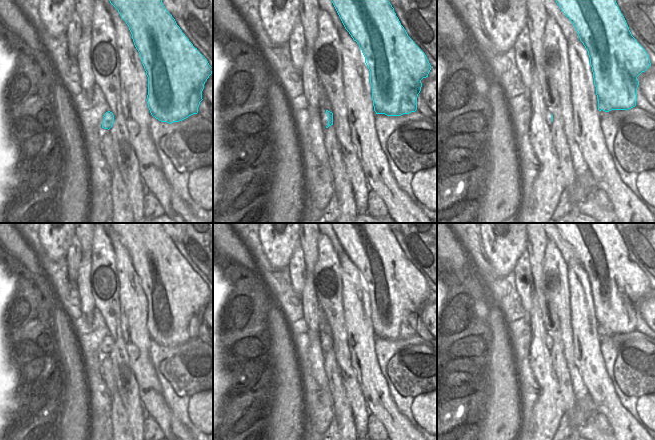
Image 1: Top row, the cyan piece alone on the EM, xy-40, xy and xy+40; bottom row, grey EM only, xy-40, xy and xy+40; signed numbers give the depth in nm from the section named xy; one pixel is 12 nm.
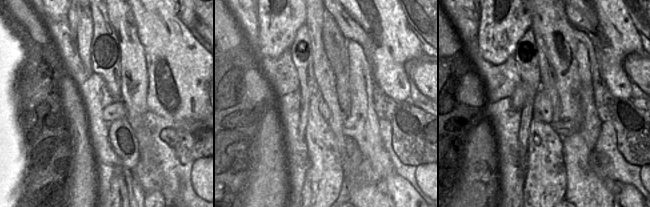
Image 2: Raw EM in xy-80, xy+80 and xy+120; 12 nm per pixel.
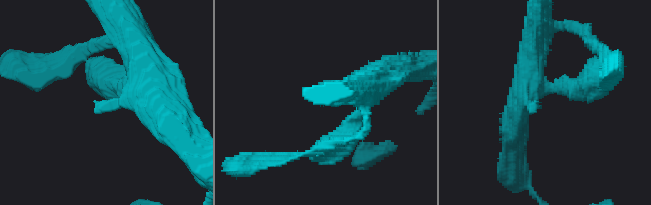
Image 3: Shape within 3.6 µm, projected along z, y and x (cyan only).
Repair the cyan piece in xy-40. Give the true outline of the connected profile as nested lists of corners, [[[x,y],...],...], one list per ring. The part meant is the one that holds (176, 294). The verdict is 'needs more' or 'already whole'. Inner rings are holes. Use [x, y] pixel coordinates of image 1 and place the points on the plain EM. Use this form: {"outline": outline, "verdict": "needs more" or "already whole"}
{"outline": [[[109,223],[126,246],[148,301],[150,337],[169,348],[198,337],[204,308],[213,296],[207,283],[193,270],[167,235],[162,223]]], "verdict": "already whole"}

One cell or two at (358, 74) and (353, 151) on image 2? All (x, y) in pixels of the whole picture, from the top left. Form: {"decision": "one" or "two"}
{"decision": "two"}

